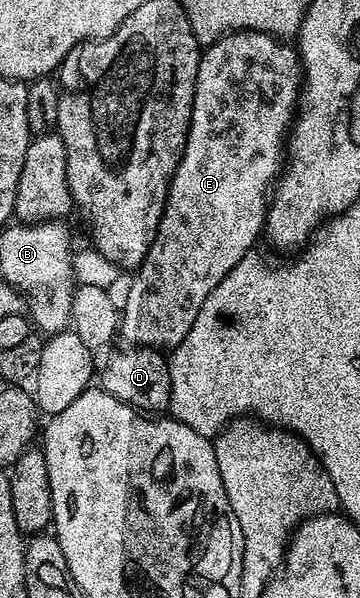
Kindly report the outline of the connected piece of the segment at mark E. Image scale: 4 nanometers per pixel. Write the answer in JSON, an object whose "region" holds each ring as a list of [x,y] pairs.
{"region":[[[236,31],[219,38],[201,53],[194,104],[192,105],[192,123],[188,129],[188,143],[184,146],[184,152],[180,155],[180,163],[172,177],[166,208],[162,212],[162,220],[156,238],[152,241],[152,247],[146,260],[140,265],[140,269],[135,271],[133,278],[136,279],[133,280],[132,287],[128,290],[128,299],[122,302],[122,317],[118,334],[121,339],[124,337],[128,341],[125,343],[129,347],[165,348],[164,346],[168,346],[167,348],[174,348],[178,345],[186,336],[186,332],[190,332],[202,304],[206,304],[206,296],[210,296],[210,292],[214,292],[214,288],[218,288],[218,284],[222,284],[224,277],[255,247],[252,245],[256,242],[256,236],[261,235],[264,227],[266,199],[269,197],[270,187],[284,162],[284,143],[298,104],[298,79],[301,74],[299,53],[287,41],[277,40],[271,34]]]}

